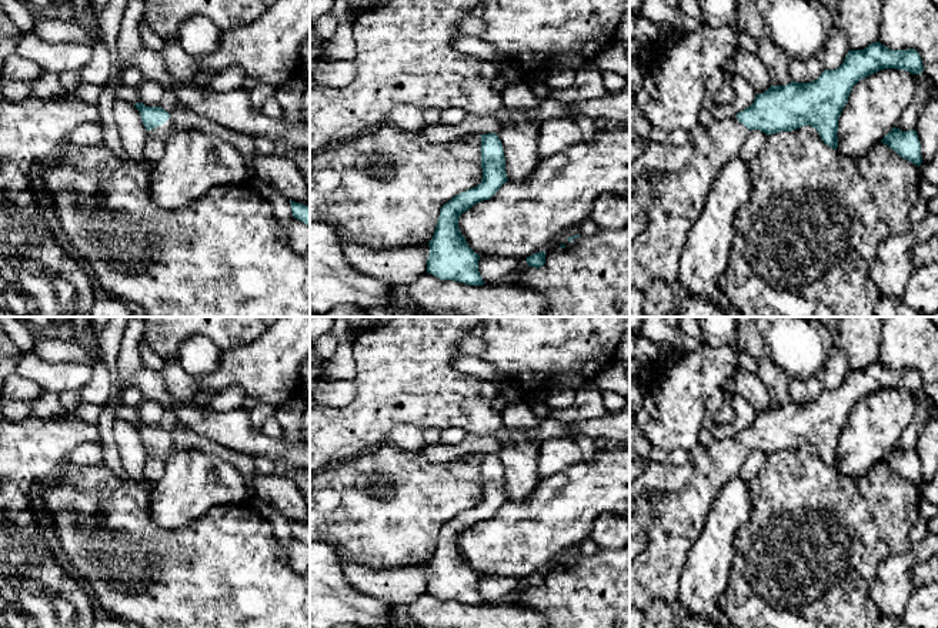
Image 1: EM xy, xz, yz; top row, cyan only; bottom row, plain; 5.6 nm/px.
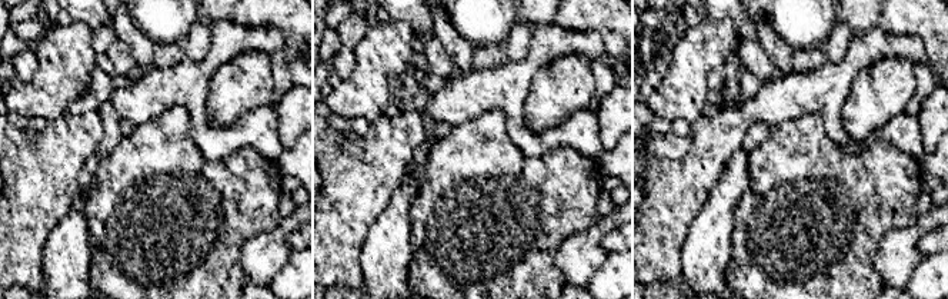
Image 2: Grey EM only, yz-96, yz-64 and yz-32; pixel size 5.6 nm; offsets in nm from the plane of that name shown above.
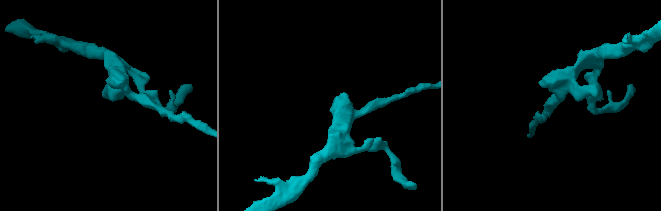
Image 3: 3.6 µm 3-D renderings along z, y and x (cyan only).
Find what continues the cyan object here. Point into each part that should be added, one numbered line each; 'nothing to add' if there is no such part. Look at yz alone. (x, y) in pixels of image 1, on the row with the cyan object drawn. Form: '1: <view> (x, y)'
1: yz (680, 197)

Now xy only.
1: xy (164, 132)

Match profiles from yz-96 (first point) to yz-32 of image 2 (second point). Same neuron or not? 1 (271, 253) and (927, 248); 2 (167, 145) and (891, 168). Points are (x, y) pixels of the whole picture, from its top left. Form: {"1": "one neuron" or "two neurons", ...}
{"1": "two neurons", "2": "one neuron"}

